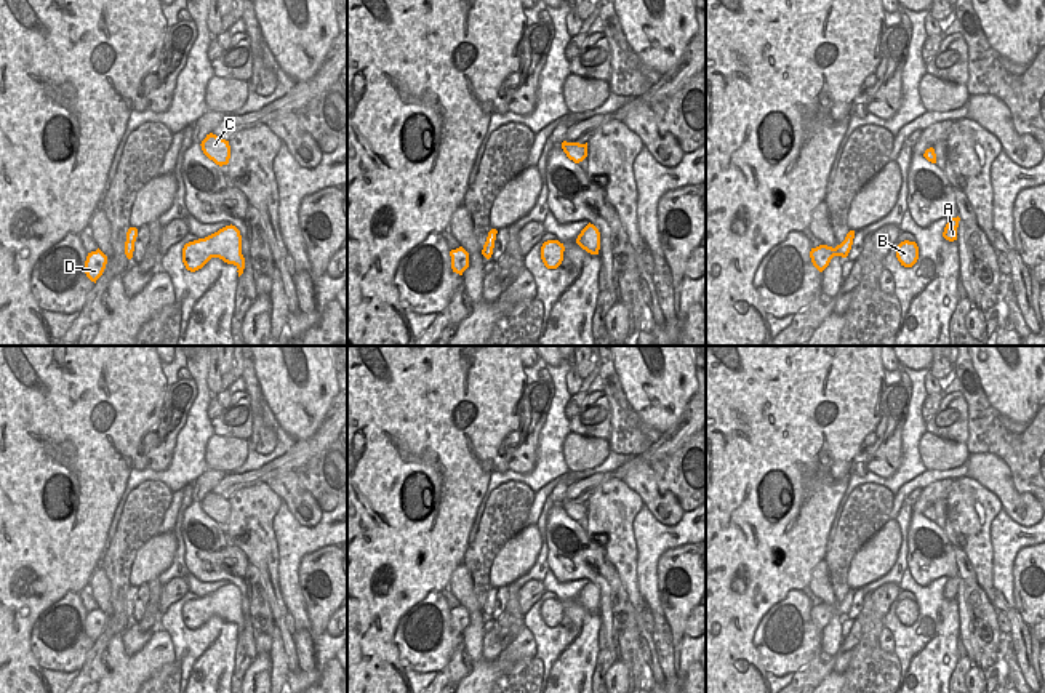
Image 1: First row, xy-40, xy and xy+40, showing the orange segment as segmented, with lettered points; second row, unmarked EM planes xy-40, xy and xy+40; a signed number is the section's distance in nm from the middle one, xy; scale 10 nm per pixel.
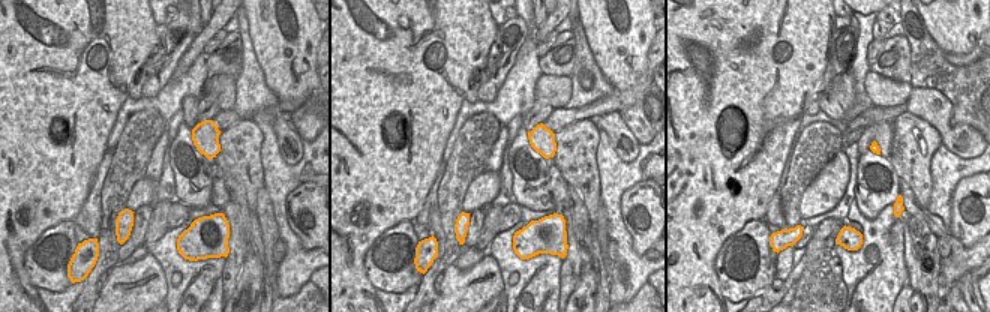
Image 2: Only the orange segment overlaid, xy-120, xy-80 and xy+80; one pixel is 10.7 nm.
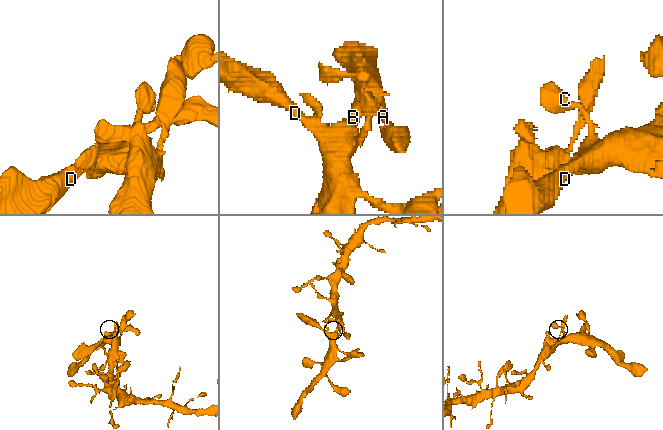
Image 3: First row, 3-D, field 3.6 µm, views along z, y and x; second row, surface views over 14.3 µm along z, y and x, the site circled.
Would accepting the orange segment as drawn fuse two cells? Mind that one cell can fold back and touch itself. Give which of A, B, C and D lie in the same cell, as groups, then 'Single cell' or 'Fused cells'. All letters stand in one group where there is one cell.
Groups: A B C D. Single cell

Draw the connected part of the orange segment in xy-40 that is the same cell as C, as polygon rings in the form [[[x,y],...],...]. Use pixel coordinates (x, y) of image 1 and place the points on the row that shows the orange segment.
[[[210,133],[202,141],[202,150],[203,154],[213,160],[216,165],[222,166],[229,163],[230,158],[230,146],[229,141]]]

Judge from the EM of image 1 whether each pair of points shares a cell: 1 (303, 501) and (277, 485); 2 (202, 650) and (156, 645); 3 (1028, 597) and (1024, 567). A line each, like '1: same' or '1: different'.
1: same
2: different
3: same

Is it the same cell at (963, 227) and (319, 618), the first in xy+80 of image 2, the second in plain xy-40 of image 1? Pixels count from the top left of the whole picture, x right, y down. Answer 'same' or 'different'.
same

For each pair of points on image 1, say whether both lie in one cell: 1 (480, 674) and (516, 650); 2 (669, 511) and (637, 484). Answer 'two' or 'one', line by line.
1: one
2: one

